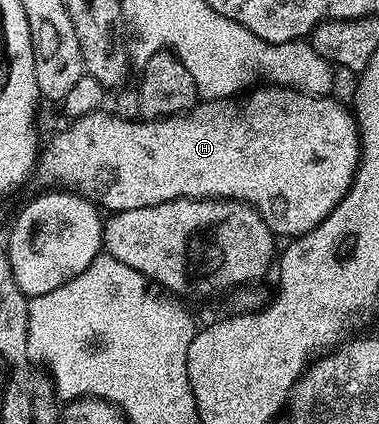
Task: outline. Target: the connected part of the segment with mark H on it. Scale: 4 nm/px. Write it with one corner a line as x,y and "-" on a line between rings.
259,86
248,91
239,99
204,100
196,103
195,107
187,112
181,112
177,116
162,116
159,120
146,118
126,120
110,111
107,111
108,113
105,111
98,110
86,116
72,119
67,124
68,128
61,129
48,144
46,141
37,161
37,177
39,176
41,183
51,184
47,186
62,186
64,189
83,196
86,200
98,201
104,209
107,207
108,213
137,210
141,206
157,206
161,202
169,202
170,200
240,200
242,204
247,204
259,212
259,217
270,226
276,237
294,238
304,236
309,230
316,228
339,205
341,198
345,198
345,194
355,177
355,172
359,168
361,151
359,126
355,122
352,109
348,105
346,108
345,105
338,104
335,98
310,96
304,92
297,92
290,86

